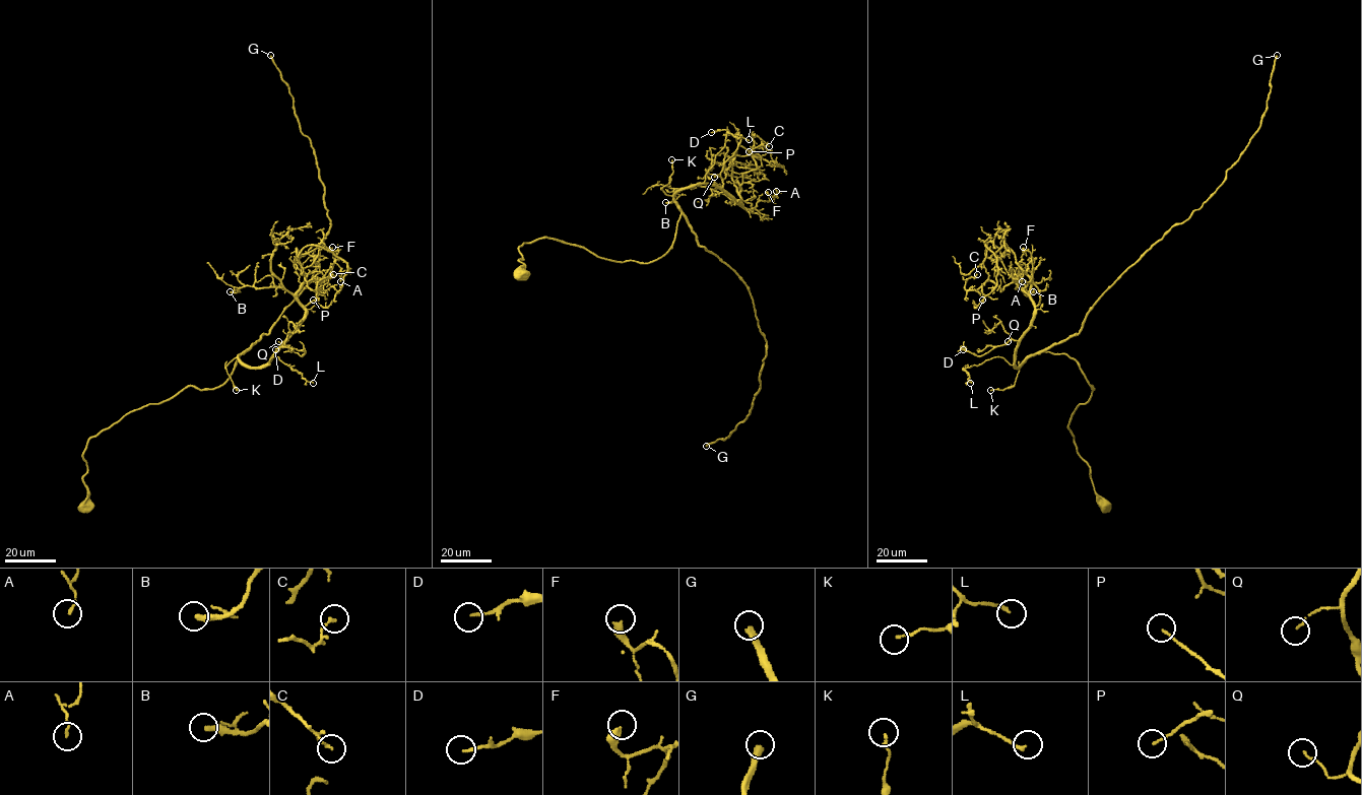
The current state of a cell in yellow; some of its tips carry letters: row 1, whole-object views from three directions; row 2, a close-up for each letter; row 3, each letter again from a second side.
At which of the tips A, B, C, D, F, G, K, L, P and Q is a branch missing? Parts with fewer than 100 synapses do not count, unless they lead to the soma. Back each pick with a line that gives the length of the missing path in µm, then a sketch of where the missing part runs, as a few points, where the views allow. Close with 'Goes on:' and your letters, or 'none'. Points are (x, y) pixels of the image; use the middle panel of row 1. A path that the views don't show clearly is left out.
G: Missing length about 170 µm. Course of what is missing: (706, 446), (680, 450), (673, 444), (621, 346), (632, 314), (685, 227), (695, 225), (706, 196)
Goes on: G

